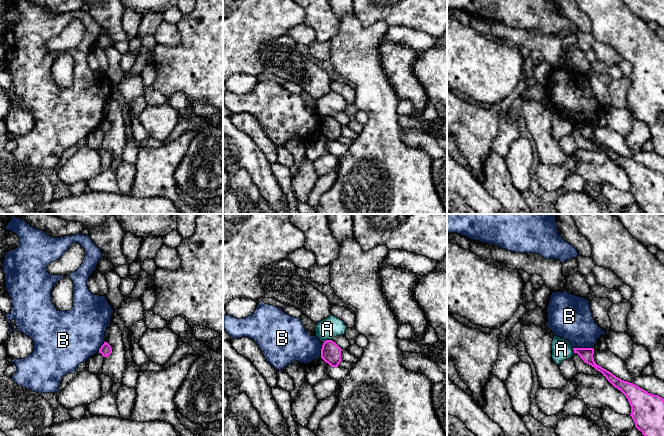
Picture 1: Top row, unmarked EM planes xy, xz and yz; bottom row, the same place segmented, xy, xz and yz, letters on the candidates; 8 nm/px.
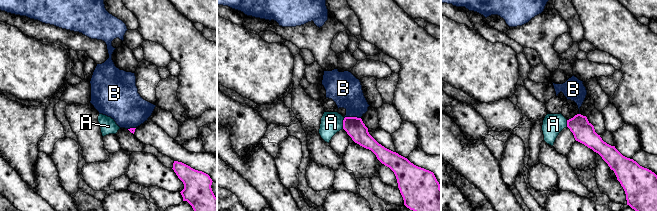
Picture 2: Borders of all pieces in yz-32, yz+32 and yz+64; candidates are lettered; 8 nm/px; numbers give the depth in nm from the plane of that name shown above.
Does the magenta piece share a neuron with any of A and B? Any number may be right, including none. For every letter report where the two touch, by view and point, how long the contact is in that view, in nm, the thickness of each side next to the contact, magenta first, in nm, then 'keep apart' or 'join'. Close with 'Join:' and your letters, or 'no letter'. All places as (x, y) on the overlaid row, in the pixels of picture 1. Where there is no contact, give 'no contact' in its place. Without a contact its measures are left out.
A: xz (326, 340) | 70 nm | 160/170 nm | keep apart
B: yz (583, 348) | 160 nm | 110/320 nm | keep apart
Join: no letter

